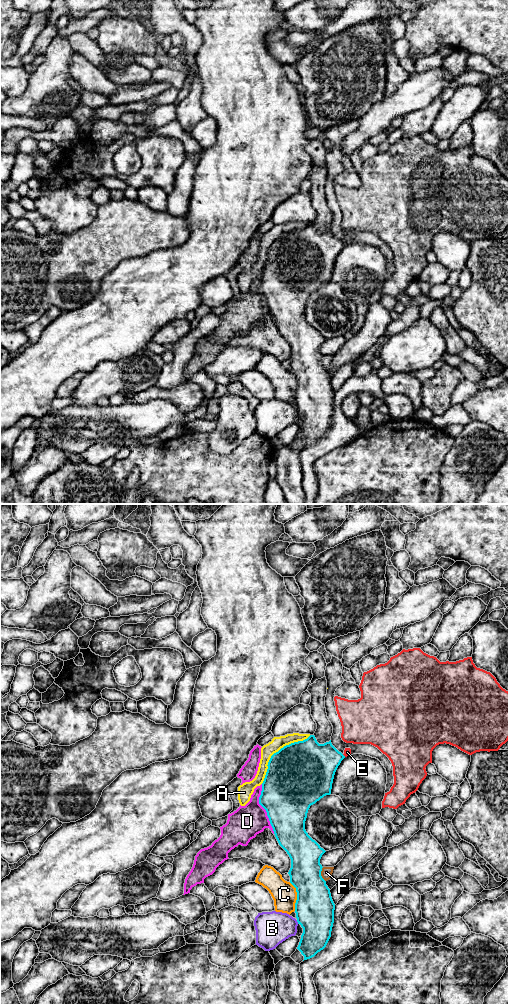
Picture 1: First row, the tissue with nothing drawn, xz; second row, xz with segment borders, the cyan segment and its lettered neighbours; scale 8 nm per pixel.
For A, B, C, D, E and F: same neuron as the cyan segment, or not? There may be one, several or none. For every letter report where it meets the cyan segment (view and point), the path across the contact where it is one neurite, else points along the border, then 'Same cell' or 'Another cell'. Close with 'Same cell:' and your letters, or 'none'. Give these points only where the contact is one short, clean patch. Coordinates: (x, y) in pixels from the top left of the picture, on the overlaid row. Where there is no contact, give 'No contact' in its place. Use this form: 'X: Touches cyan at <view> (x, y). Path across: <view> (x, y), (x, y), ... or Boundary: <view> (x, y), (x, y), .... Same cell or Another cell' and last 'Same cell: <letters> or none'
A: Touches cyan at xz (278, 751). Another cell
B: Touches cyan at xz (297, 921). Boundary: xz (296, 920), (298, 923). Another cell
C: Touches cyan at xz (297, 896). Another cell
D: Touches cyan at xz (264, 808). Another cell
E: Touches cyan at xz (343, 755). Another cell
F: Touches cyan at xz (320, 874). Boundary: xz (322, 867), (321, 877), (325, 881). Another cell
Same cell: none

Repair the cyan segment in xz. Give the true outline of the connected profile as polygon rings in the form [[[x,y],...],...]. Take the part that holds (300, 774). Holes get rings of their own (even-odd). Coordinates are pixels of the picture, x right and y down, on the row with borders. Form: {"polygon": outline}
{"polygon": [[[314,735],[303,741],[284,746],[274,753],[262,783],[259,804],[266,810],[279,845],[291,859],[288,872],[290,883],[296,888],[295,913],[303,933],[297,949],[304,960],[323,950],[330,937],[334,923],[335,904],[330,889],[321,876],[320,859],[326,852],[305,830],[305,821],[311,805],[331,794],[335,772],[345,756],[331,743],[319,744]]]}

